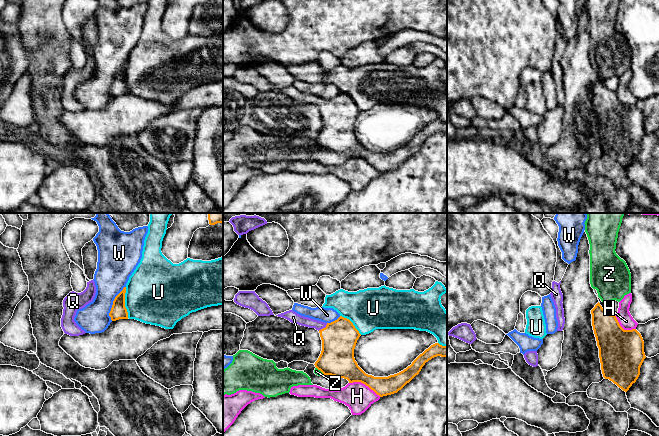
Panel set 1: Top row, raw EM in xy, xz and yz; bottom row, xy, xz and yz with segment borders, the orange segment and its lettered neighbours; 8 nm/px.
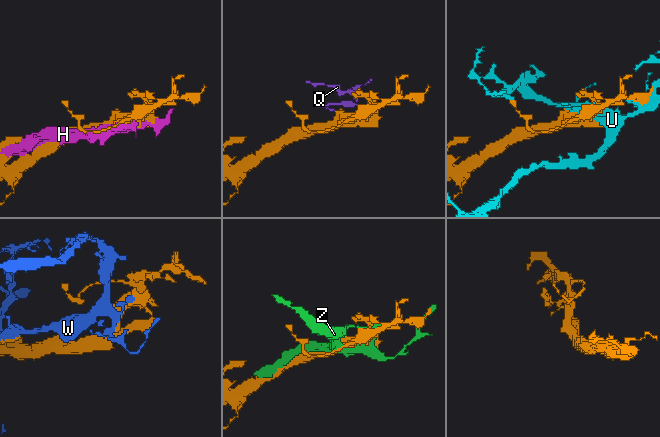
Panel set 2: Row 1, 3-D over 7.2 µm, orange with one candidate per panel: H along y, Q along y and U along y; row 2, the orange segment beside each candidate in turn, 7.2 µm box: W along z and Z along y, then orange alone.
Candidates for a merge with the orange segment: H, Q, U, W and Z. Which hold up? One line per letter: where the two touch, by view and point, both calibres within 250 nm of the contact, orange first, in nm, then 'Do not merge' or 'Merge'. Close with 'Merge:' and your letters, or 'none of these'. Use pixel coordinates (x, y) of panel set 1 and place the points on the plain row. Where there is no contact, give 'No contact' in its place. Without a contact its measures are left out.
H: Touches orange at xz (365, 160). Thickness 220 nm (orange) against 220 nm. Do not merge
Q: Touches orange at xz (323, 104). Thickness 280 nm (orange) against 90 nm. Merge
U: Touches orange at xy (124, 78). Thickness 130 nm (orange) against 460 nm. Do not merge
W: Touches orange at xy (113, 79). Thickness 130 nm (orange) against 280 nm. Do not merge
Z: Touches orange at xz (320, 146). Thickness 280 nm (orange) against 50 nm. Do not merge
Merge: Q

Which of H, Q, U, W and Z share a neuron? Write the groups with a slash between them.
H / Q / U / W / Z

